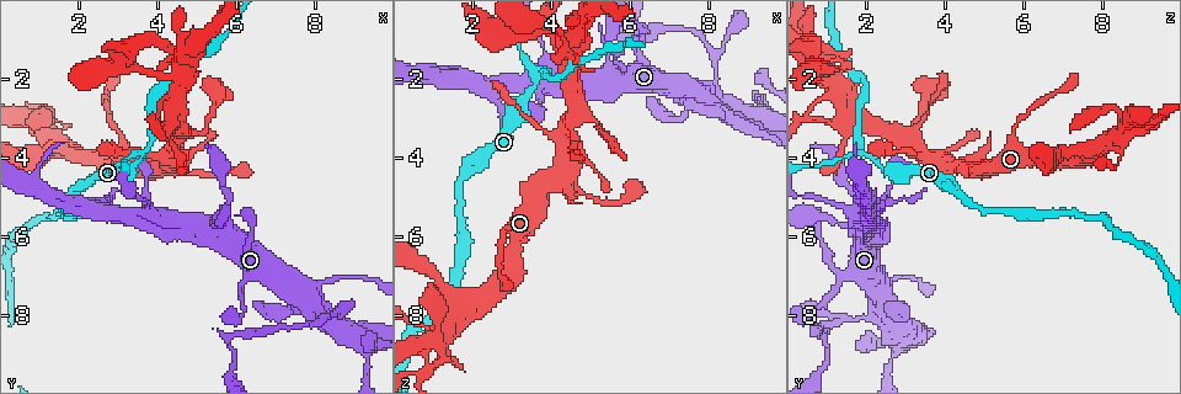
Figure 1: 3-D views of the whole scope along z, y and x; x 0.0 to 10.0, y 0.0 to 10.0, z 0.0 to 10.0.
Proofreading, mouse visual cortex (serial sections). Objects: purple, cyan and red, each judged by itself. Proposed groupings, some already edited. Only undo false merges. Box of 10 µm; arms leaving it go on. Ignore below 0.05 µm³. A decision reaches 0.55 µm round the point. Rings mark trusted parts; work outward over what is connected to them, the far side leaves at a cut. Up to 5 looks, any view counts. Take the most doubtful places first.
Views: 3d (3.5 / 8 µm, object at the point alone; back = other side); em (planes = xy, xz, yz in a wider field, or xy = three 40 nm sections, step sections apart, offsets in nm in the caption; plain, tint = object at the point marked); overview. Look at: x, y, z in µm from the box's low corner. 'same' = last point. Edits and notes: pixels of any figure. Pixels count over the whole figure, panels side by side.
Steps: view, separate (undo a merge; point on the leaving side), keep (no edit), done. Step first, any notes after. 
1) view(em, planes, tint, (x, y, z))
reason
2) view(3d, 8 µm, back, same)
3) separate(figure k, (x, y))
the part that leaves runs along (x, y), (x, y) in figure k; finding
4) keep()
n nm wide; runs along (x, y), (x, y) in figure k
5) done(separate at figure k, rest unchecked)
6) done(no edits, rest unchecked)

view(3d, 3.5 µm, (4.60, 2.00, 1.10))
two arms at a narrow angle

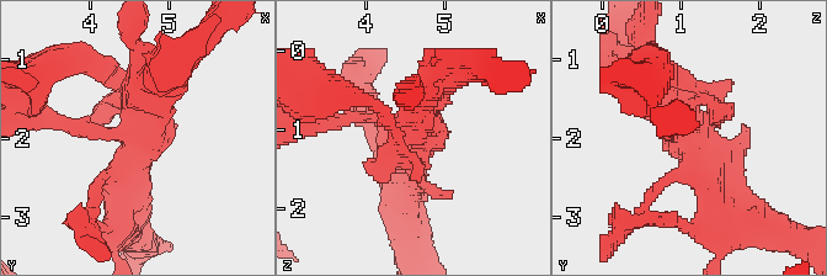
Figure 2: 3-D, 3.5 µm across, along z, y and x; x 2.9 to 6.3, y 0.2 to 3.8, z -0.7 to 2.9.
view(em, xy, step 3, tint, (4.65, 2.05, 1.10))
shape alone is not enough

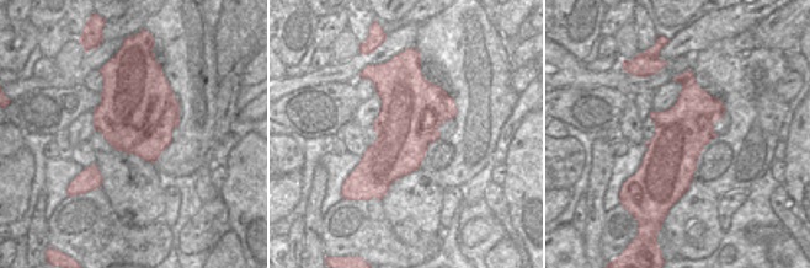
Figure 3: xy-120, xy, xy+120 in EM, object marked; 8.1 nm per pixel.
keep()
runs along (739, 208), (645, 84) in figure 2; all the same cell

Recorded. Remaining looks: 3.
view(3d, 3.5 µm, (7.55, 7.75, 2.65))
small branch off a trunk

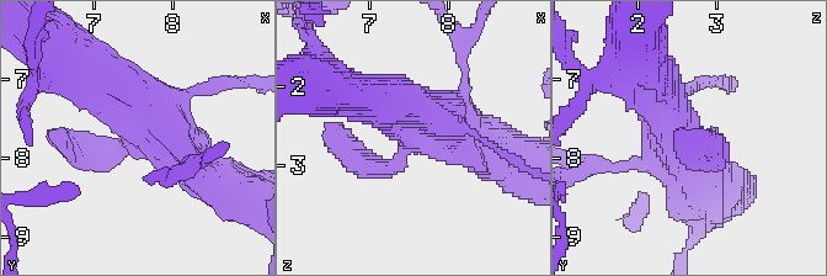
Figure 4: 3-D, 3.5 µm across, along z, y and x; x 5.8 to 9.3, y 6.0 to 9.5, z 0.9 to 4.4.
view(em, xy, step 1, tint, (7.65, 7.75, 2.60))
now the EM

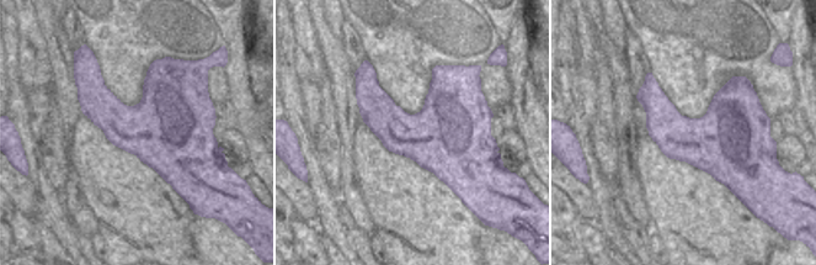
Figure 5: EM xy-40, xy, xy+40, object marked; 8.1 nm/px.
keep()
600 nm wide; runs along (103, 77), (218, 182) in figure 4; continuous, no second cell

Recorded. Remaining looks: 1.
done(no edits, rest unchecked)

